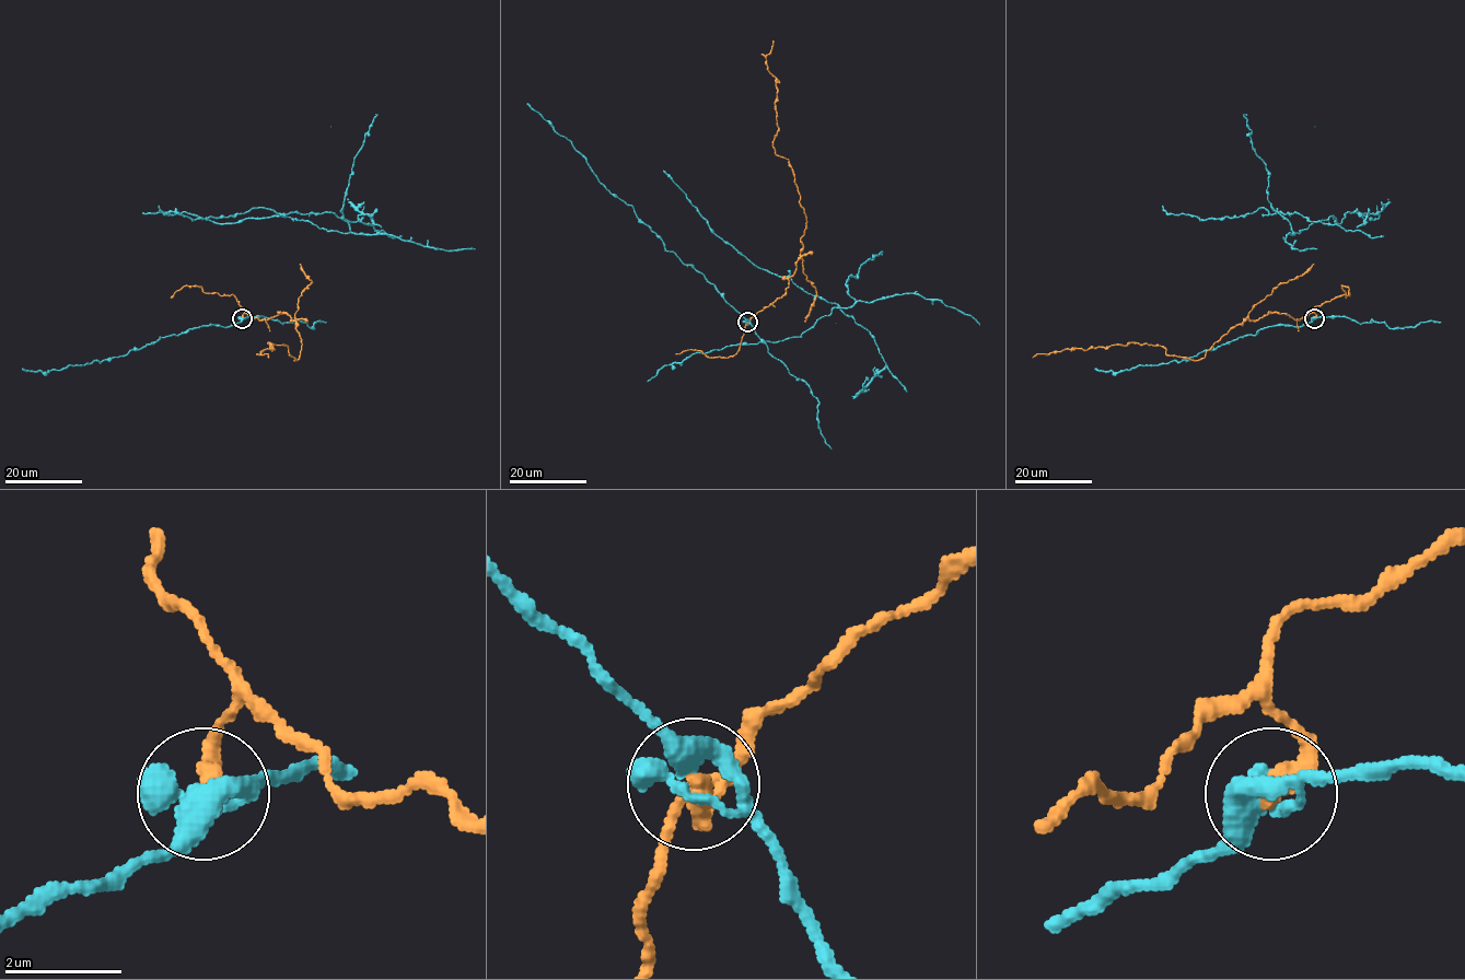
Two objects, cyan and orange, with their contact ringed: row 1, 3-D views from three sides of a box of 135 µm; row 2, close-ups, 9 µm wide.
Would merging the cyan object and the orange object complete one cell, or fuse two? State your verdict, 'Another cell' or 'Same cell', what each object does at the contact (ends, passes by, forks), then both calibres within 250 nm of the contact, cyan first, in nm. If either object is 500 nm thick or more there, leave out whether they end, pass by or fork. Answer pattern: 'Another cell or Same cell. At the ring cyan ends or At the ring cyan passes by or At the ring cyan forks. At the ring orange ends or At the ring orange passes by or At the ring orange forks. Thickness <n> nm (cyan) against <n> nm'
Another cell. Thickness 500 nm (cyan) against 360 nm

